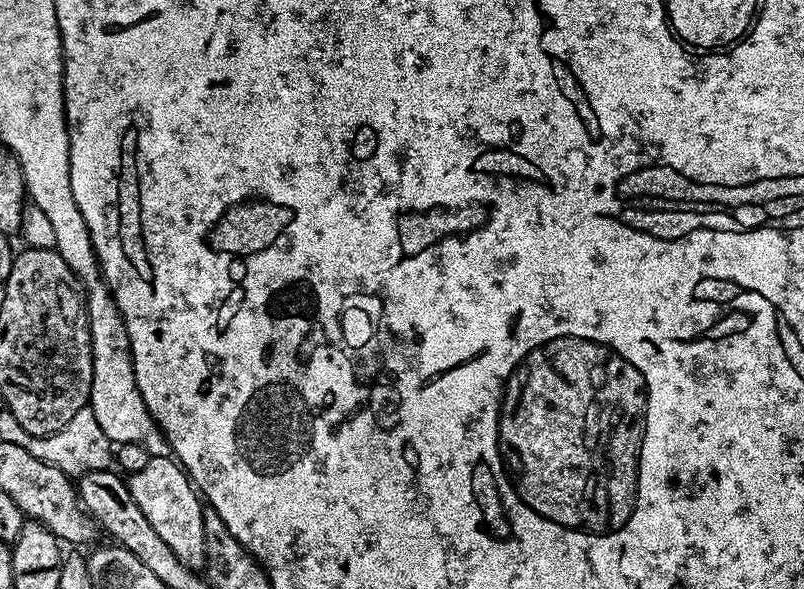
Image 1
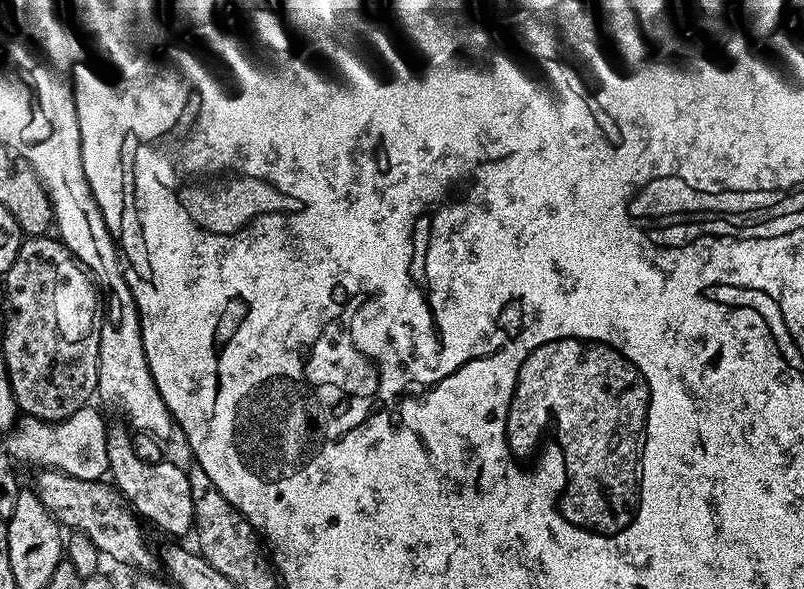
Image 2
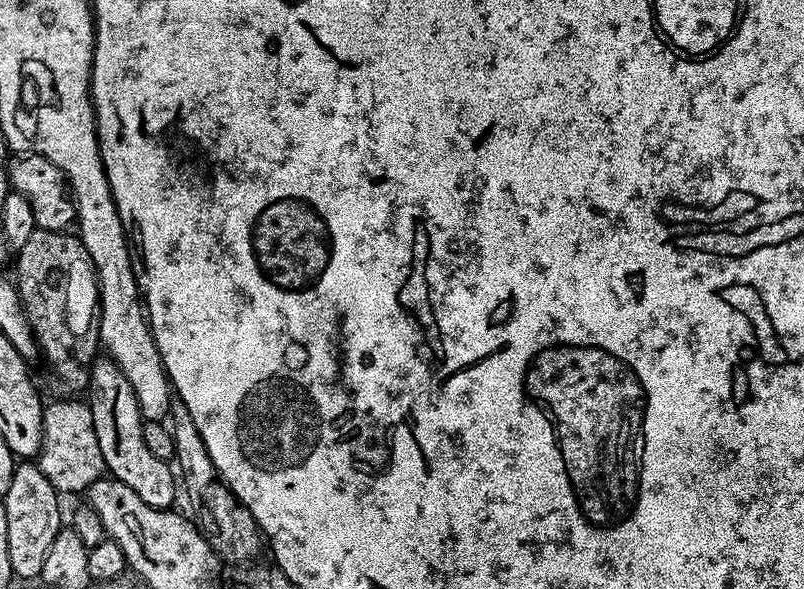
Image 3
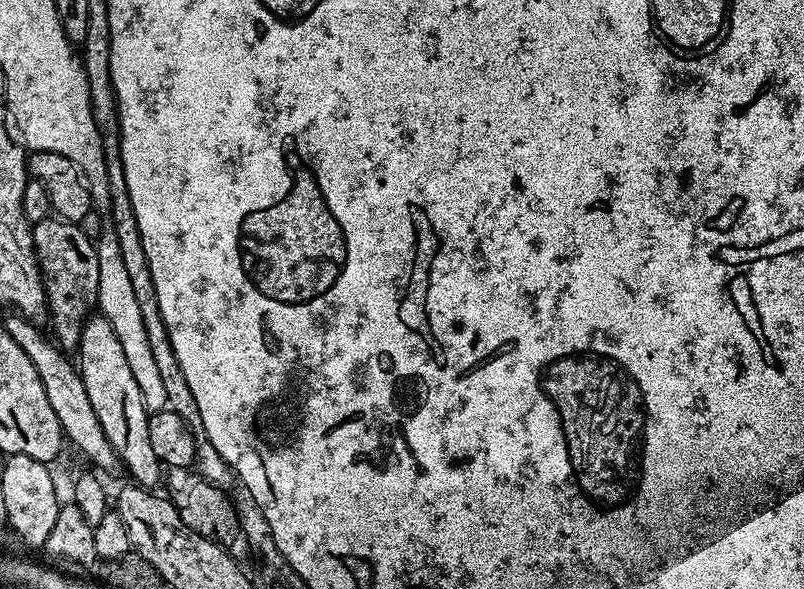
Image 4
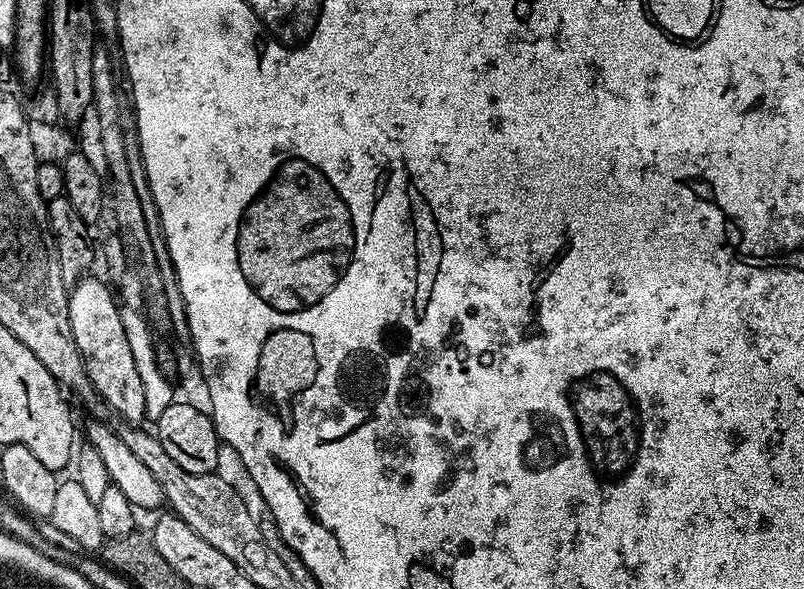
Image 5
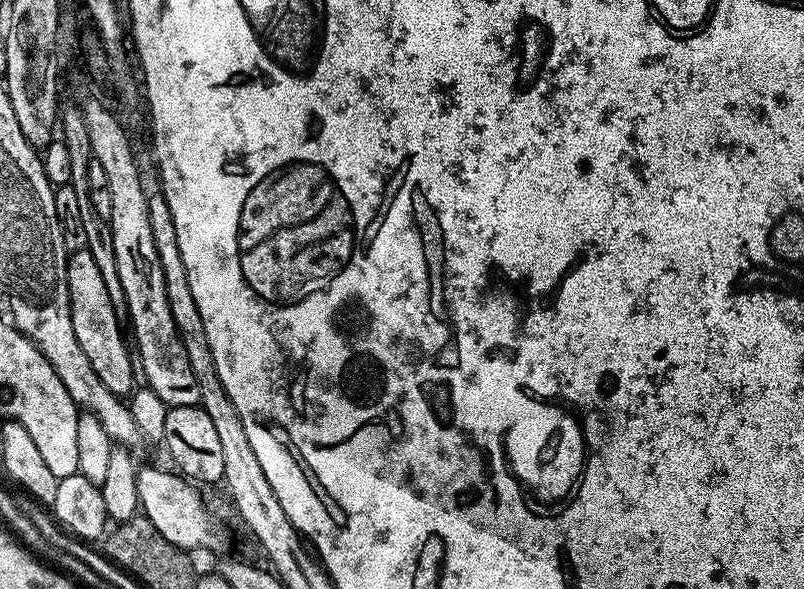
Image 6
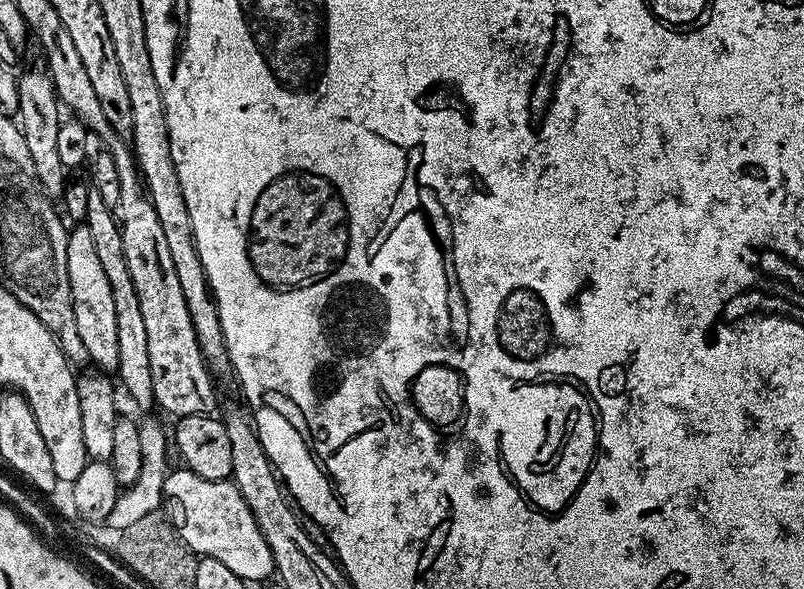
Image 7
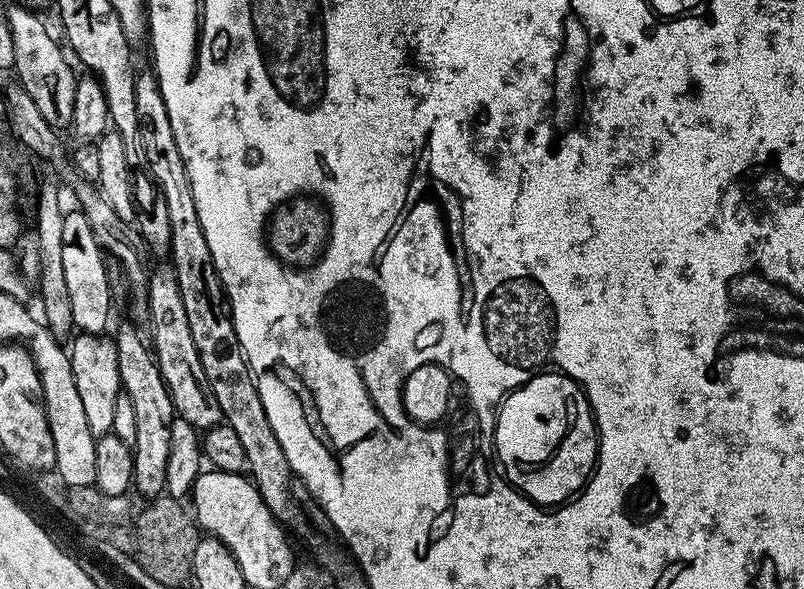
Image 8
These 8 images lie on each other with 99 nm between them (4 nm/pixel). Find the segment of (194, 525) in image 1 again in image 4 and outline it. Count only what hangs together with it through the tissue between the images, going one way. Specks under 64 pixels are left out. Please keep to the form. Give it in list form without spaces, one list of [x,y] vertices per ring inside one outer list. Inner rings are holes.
[[[89,315],[82,330],[79,356],[78,367],[82,382],[86,382],[86,394],[90,394],[94,414],[98,414],[98,422],[102,422],[102,430],[106,430],[106,438],[110,438],[110,446],[114,446],[123,471],[128,471],[139,487],[155,489],[155,484],[160,480],[162,465],[150,447],[150,413],[142,402],[142,390],[138,390],[138,382],[134,382],[134,374],[126,363],[122,342],[118,342],[118,334],[114,334],[114,326],[110,326],[105,316]]]

